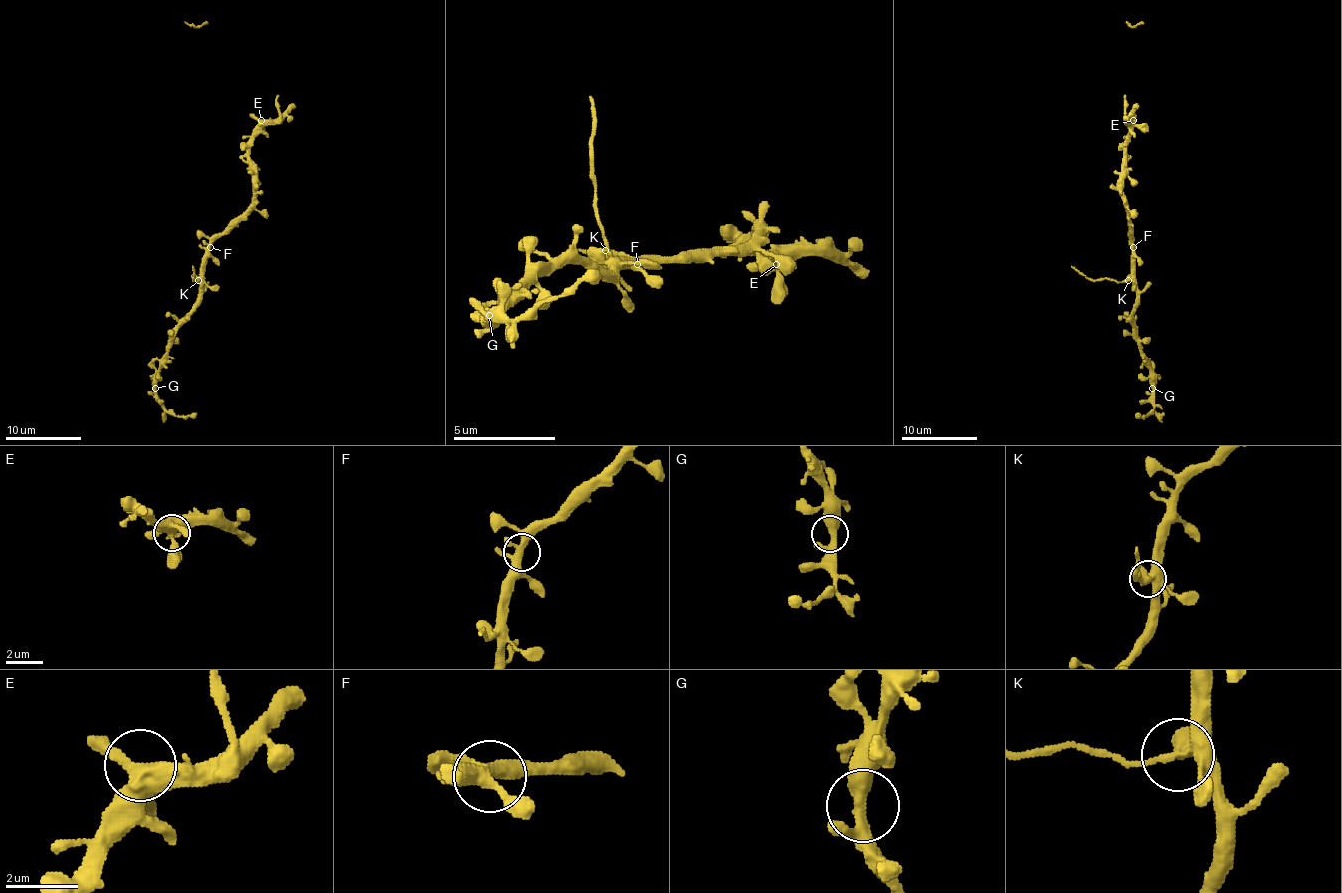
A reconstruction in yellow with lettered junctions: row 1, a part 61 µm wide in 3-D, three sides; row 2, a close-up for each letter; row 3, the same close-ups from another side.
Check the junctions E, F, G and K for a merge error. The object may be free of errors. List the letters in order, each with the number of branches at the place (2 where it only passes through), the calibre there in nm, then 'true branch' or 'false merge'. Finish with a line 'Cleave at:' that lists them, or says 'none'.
E: 4 | 440 nm | true branch
F: 4 | 320 nm | true branch
G: 3 | 360 nm | true branch
K: 4 | 360 nm | false merge
Cleave at: K

